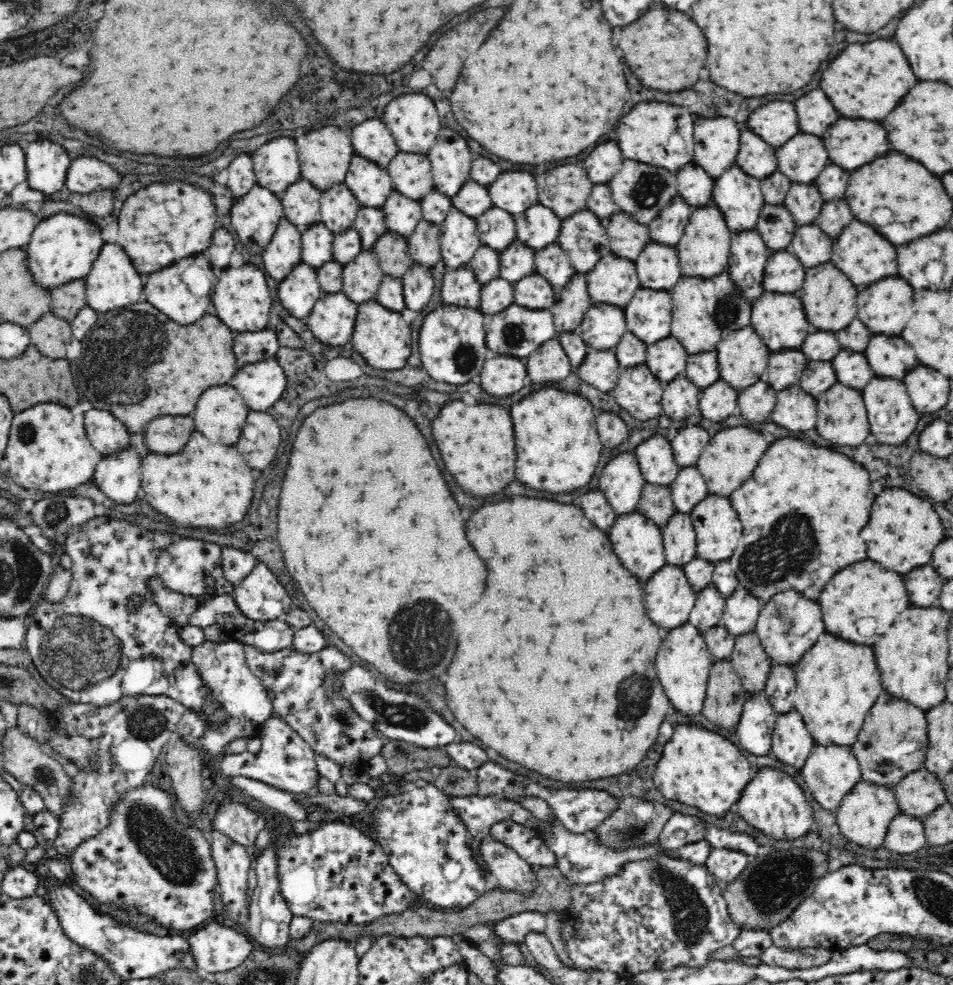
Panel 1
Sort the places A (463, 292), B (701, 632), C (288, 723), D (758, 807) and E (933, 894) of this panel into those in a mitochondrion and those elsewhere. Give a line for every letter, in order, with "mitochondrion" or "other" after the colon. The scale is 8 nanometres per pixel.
A: other
B: other
C: other
D: other
E: mitochondrion

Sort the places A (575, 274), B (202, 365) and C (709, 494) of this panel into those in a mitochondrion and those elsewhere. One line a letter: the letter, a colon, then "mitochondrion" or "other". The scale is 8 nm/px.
A: other
B: other
C: other

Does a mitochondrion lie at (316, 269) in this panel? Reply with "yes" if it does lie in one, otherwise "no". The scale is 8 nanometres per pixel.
no

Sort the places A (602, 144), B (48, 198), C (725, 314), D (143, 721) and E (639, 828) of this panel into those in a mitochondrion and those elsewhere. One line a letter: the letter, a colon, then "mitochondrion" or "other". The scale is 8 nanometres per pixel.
A: other
B: other
C: mitochondrion
D: mitochondrion
E: mitochondrion

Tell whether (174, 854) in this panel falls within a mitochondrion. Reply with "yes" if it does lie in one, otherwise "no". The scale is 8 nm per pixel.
yes

